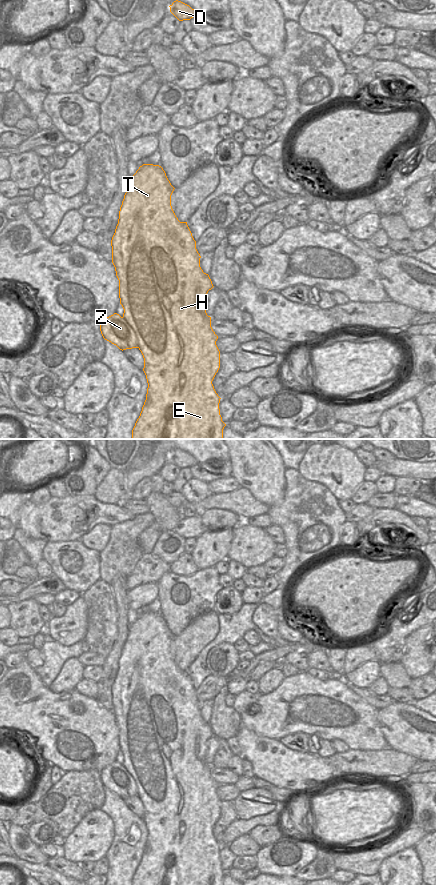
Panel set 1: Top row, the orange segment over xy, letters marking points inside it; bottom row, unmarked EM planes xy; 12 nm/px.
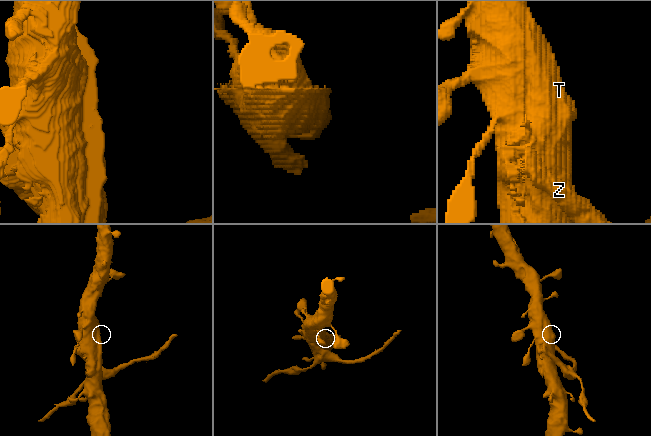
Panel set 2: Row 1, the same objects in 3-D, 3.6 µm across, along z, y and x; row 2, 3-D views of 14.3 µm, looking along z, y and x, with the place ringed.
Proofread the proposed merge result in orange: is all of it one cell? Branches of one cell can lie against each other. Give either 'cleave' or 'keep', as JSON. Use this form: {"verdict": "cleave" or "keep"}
{"verdict": "cleave"}

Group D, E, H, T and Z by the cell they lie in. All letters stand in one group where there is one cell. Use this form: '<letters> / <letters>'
D E H T / Z

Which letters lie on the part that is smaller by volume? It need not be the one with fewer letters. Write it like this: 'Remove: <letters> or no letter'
Remove: Z

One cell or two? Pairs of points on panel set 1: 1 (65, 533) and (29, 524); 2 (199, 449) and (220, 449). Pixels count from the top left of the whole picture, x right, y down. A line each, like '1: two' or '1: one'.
1: one
2: one

